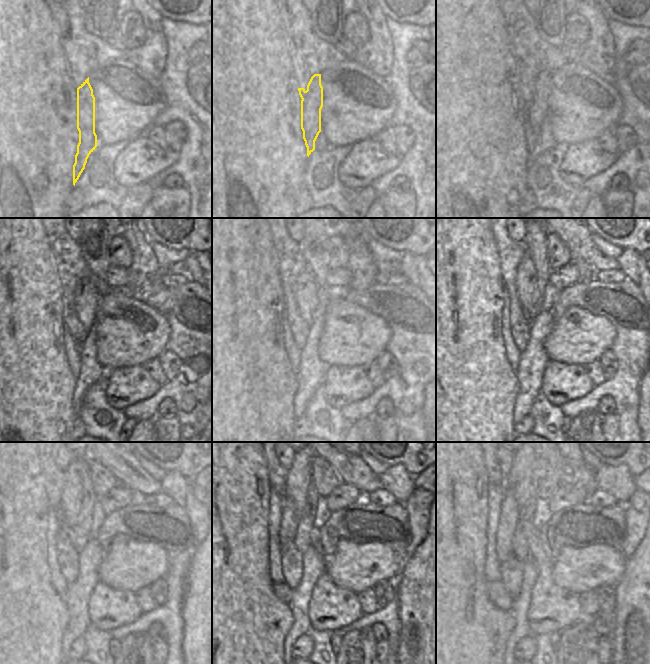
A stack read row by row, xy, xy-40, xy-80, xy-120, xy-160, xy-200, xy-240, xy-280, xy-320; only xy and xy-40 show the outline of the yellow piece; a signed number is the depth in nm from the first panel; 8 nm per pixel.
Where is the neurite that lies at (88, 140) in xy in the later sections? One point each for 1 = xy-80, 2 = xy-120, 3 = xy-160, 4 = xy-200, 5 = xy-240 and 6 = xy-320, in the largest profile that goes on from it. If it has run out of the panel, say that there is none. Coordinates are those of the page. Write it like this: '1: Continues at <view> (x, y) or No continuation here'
1: Continues at xy-80 (537, 101)
2: Continues at xy-120 (86, 298)
3: Continues at xy-160 (306, 289)
4: Continues at xy-200 (526, 281)
5: Continues at xy-240 (72, 494)
6: Continues at xy-320 (518, 481)

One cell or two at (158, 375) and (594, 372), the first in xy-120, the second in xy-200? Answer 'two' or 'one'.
one

